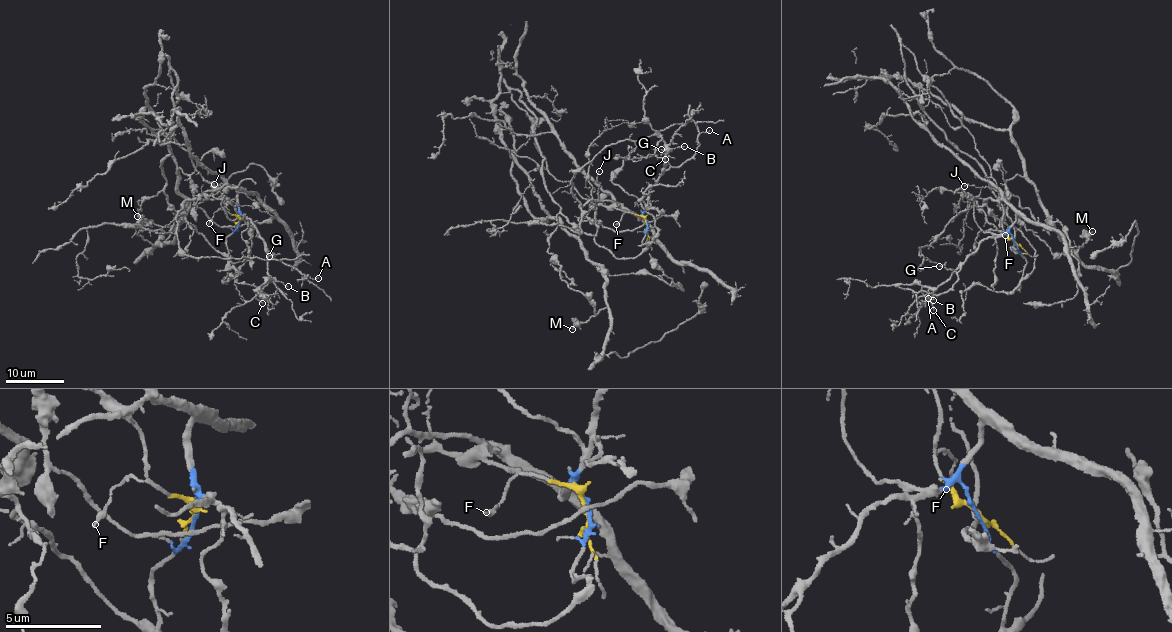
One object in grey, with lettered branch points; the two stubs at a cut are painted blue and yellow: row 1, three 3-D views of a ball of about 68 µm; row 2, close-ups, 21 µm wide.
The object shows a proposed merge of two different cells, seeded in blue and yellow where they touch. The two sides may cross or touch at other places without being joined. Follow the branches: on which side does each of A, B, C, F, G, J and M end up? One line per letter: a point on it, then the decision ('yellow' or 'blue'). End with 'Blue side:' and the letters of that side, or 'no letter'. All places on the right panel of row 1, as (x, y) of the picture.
A: (928, 298) | blue
B: (933, 300) | blue
C: (933, 310) | blue
F: (1005, 235) | yellow
G: (939, 266) | blue
J: (964, 186) | yellow
M: (1092, 231) | blue
Blue side: A, B, C, G, M

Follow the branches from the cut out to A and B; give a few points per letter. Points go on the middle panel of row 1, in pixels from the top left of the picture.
A: (646, 224), (643, 216), (648, 190), (661, 174), (694, 154), (698, 137), (709, 131)
B: (646, 224), (643, 216), (648, 190), (660, 176), (666, 163), (665, 156), (673, 148), (685, 146)

